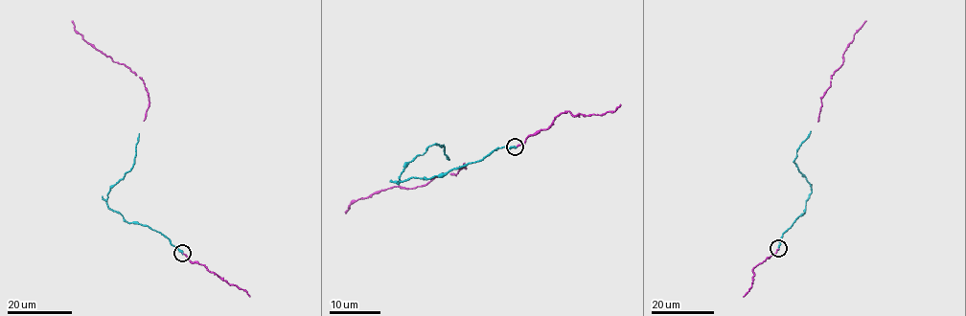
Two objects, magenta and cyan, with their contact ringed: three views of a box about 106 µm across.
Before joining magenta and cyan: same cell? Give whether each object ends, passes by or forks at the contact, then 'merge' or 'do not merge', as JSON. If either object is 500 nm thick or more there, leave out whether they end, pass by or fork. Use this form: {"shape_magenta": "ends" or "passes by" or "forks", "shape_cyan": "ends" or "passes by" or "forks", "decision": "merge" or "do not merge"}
{"shape_magenta": "ends", "shape_cyan": "ends", "decision": "merge"}

